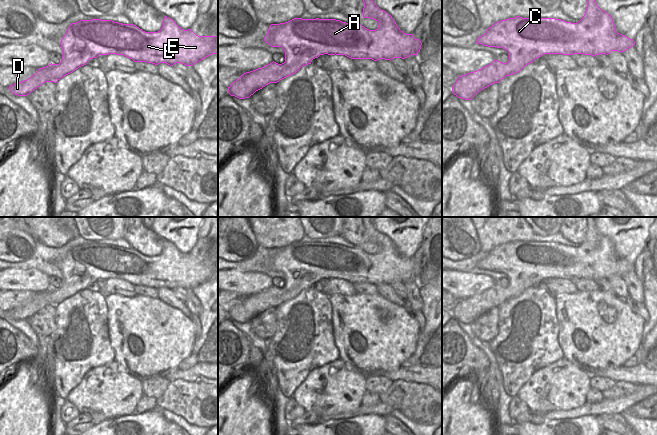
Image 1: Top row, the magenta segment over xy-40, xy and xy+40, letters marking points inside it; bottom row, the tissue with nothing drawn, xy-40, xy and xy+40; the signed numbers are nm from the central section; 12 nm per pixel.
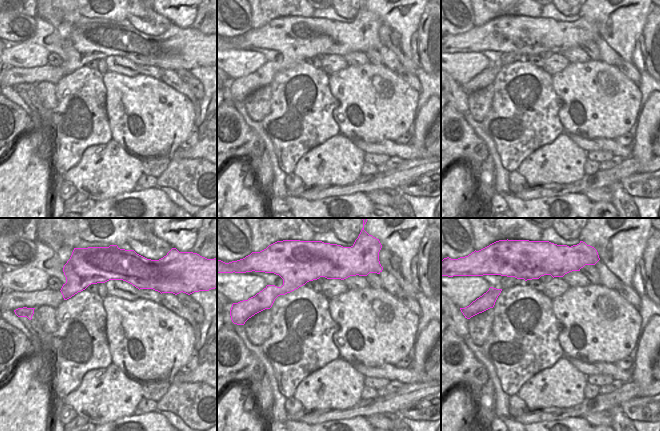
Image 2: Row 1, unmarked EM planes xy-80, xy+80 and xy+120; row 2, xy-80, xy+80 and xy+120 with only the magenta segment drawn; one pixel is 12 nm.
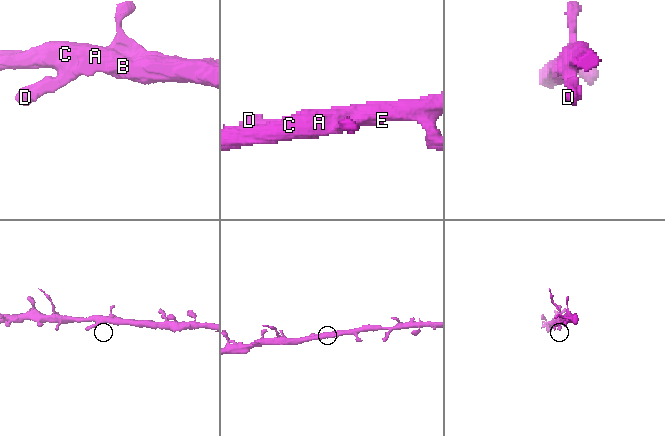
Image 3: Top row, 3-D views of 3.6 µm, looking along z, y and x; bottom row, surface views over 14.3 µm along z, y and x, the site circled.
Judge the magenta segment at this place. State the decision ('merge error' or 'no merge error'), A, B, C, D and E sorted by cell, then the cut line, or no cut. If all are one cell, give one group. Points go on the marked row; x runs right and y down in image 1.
no merge error | A B C D E | no cut

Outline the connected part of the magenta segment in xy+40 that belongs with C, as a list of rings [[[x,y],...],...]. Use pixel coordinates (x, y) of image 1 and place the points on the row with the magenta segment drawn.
[[[587,0],[587,9],[578,23],[566,22],[555,18],[522,18],[517,16],[501,20],[486,33],[478,37],[476,43],[488,47],[503,48],[509,52],[509,61],[502,63],[494,60],[491,64],[468,74],[459,76],[452,87],[452,93],[458,98],[471,100],[478,92],[492,84],[499,83],[506,76],[520,72],[526,65],[545,54],[610,54],[612,51],[624,52],[635,45],[633,39],[616,31],[613,18],[603,11],[596,0]]]

